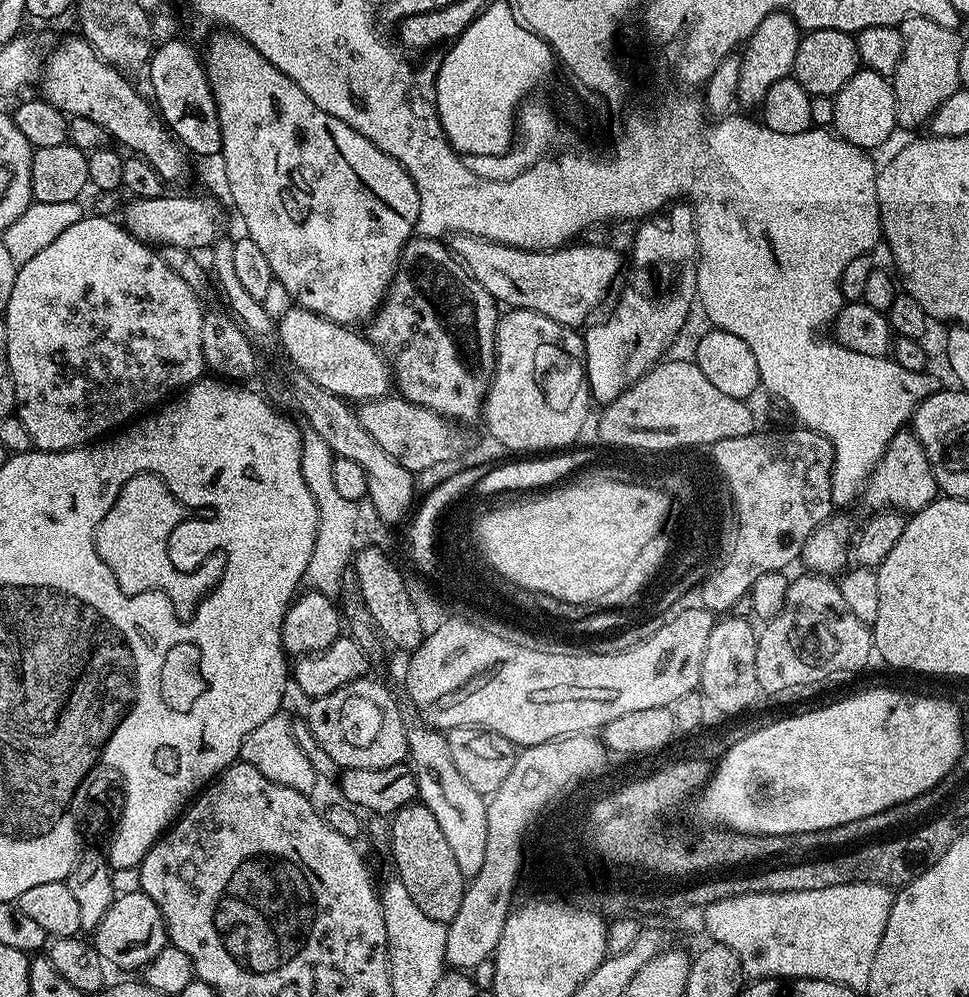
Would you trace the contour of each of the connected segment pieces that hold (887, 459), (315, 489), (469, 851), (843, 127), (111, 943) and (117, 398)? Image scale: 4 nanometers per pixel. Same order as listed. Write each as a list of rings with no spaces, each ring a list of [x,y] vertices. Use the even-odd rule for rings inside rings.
[[[901,430],[896,433],[882,458],[876,464],[875,470],[866,481],[866,500],[873,505],[876,510],[896,509],[905,514],[916,512],[920,508],[925,508],[931,500],[937,499],[938,489],[936,479],[932,476],[932,471],[928,469],[928,459],[921,446],[919,438],[910,430]]]
[[[311,430],[305,431],[300,446],[302,462],[302,478],[306,478],[306,486],[310,486],[310,494],[314,494],[318,506],[318,530],[314,538],[314,550],[310,554],[310,562],[304,571],[307,587],[314,592],[321,592],[335,597],[340,583],[344,580],[344,567],[349,567],[354,556],[352,543],[356,540],[356,508],[357,501],[347,500],[334,490],[333,454],[330,446],[318,438]]]
[[[416,722],[408,728],[410,767],[416,778],[419,803],[434,814],[434,819],[445,835],[447,845],[454,854],[458,868],[465,878],[471,878],[482,870],[486,862],[486,842],[488,841],[488,806],[485,797],[454,767],[450,758],[448,737],[443,731]]]
[[[861,67],[860,71],[854,74],[854,78],[850,78],[850,82],[846,82],[846,86],[842,86],[842,90],[836,92],[834,97],[834,118],[831,127],[834,129],[835,135],[839,136],[840,139],[859,148],[873,150],[872,148],[882,147],[891,138],[892,131],[897,131],[898,128],[896,99],[894,98],[891,79],[869,68]]]
[[[145,892],[117,896],[112,905],[98,922],[94,930],[94,943],[105,965],[116,968],[143,969],[169,943],[168,931],[164,928],[164,919]]]
[[[88,214],[83,220],[74,222],[74,226],[68,227],[63,234],[58,234],[58,238],[54,238],[54,242],[46,246],[46,250],[34,254],[30,262],[17,267],[14,290],[10,290],[10,302],[2,309],[8,339],[8,365],[16,395],[14,415],[22,422],[22,426],[26,426],[33,449],[41,452],[65,452],[68,448],[83,448],[89,442],[99,441],[113,430],[135,421],[141,414],[155,409],[165,398],[179,393],[190,384],[195,384],[206,372],[200,333],[201,297],[166,266],[155,247],[134,238],[127,228],[117,221],[116,225],[114,221],[116,220],[107,216]]]

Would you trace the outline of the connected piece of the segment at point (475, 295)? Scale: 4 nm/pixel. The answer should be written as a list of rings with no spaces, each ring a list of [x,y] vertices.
[[[417,235],[400,252],[400,267],[383,304],[366,324],[366,335],[394,373],[394,388],[405,400],[426,406],[447,420],[469,426],[481,419],[488,381],[496,367],[498,301],[456,259],[451,247],[436,238]]]

